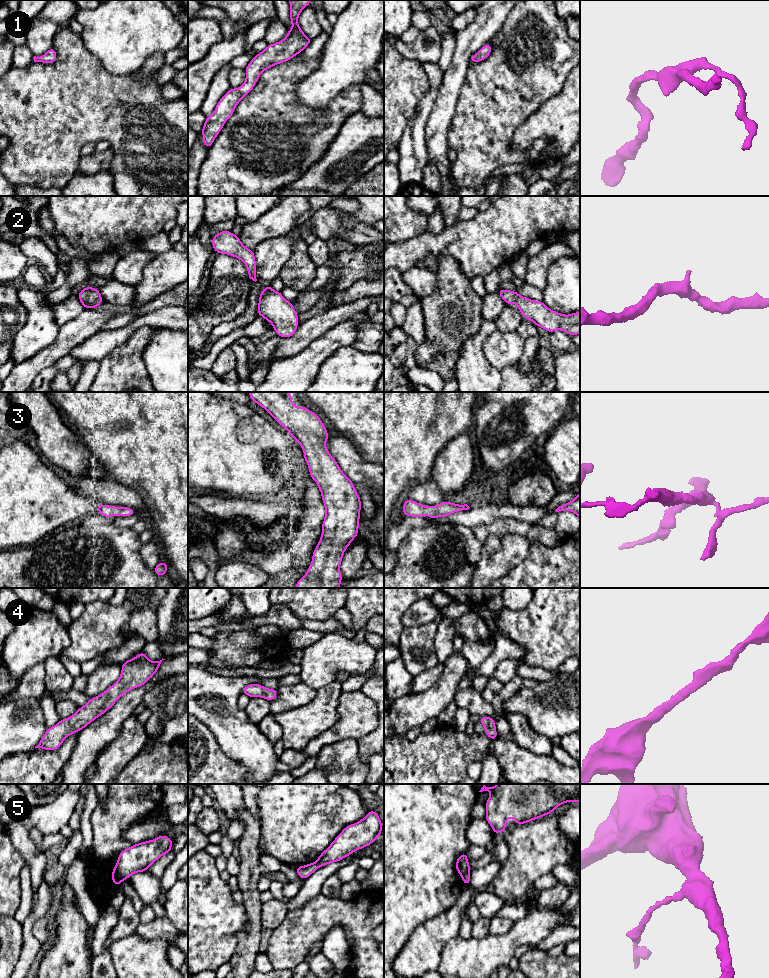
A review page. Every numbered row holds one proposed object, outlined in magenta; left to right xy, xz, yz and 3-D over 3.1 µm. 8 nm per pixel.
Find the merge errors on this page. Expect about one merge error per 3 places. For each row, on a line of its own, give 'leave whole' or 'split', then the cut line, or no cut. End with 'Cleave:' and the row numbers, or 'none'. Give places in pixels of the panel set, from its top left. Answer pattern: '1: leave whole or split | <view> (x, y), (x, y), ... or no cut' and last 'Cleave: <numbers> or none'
1: leave whole | no cut
2: leave whole | no cut
3: leave whole | no cut
4: leave whole | no cut
5: split | xy (114, 868), (124, 879)
Cleave: 5

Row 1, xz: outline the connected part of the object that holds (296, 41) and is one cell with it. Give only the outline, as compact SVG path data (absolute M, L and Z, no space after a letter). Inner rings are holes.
M289 0L290 21L293 28L287 27L288 33L283 40L269 44L264 51L252 58L244 69L246 73L245 82L239 88L230 88L219 100L214 112L206 118L201 132L203 143L207 149L212 146L226 121L233 115L238 103L252 91L261 73L272 66L289 61L311 43L312 39L303 33L298 24L301 11L311 2L312 0Z

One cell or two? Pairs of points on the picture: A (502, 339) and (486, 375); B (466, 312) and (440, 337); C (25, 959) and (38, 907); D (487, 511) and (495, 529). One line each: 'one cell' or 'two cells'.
A: two cells
B: one cell
C: one cell
D: two cells

